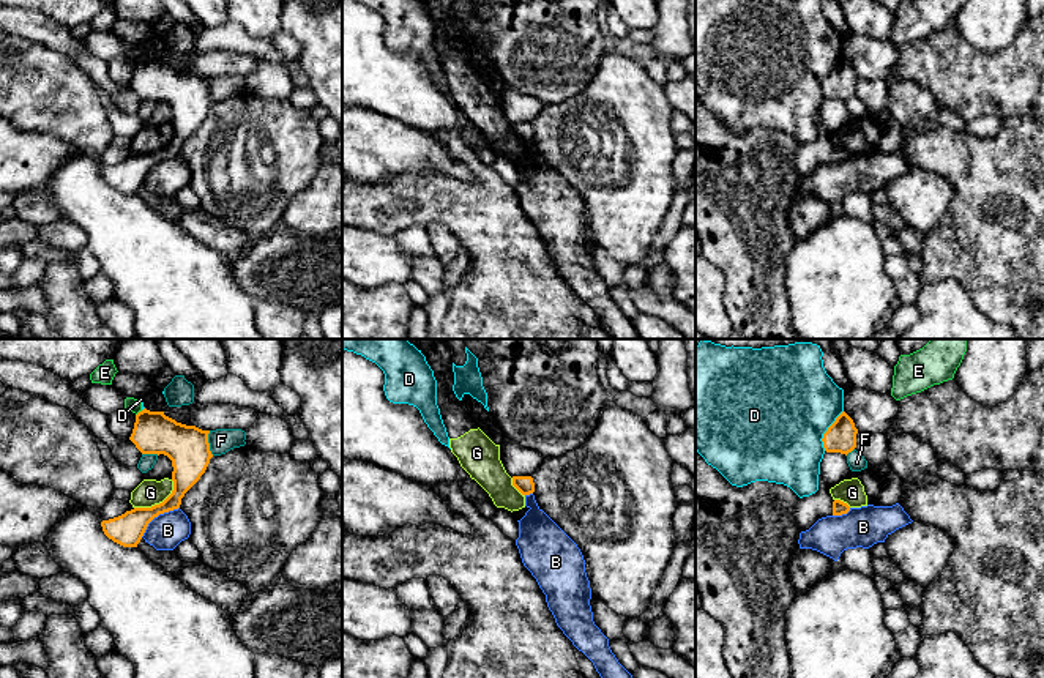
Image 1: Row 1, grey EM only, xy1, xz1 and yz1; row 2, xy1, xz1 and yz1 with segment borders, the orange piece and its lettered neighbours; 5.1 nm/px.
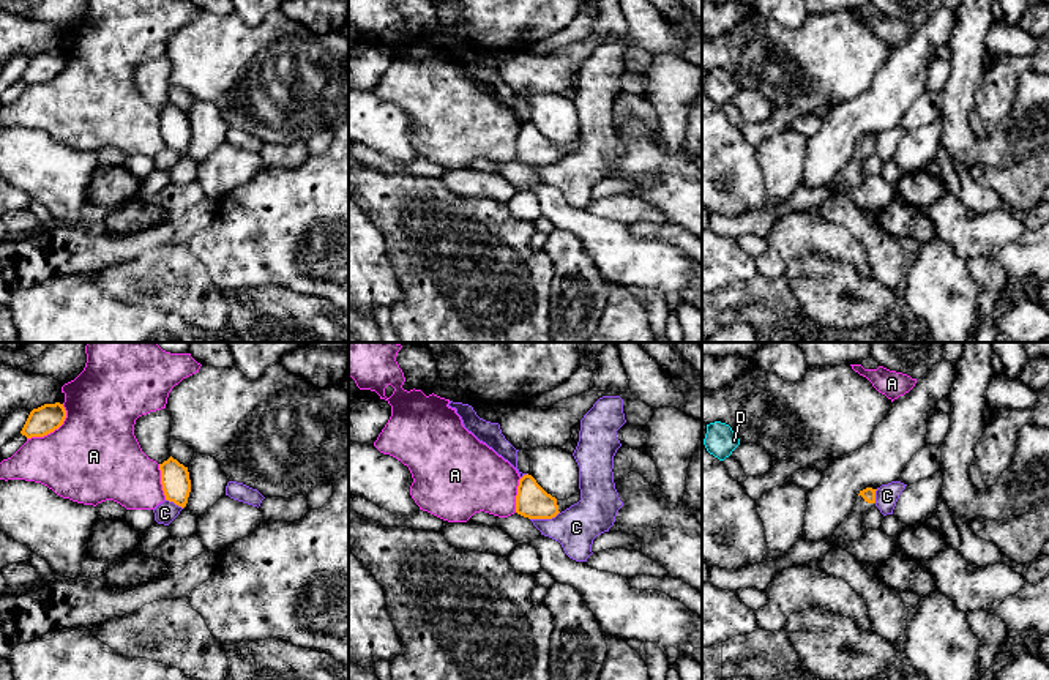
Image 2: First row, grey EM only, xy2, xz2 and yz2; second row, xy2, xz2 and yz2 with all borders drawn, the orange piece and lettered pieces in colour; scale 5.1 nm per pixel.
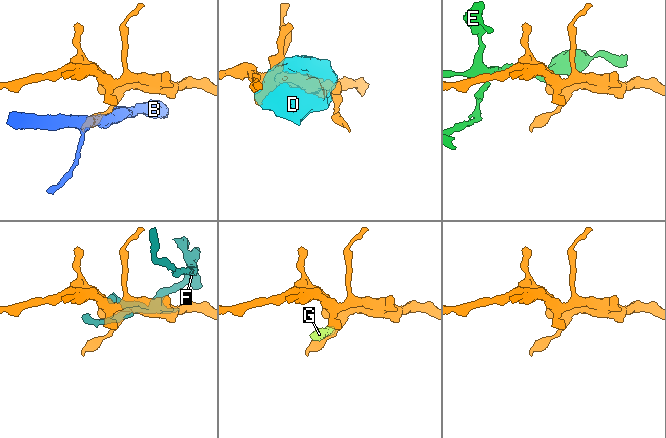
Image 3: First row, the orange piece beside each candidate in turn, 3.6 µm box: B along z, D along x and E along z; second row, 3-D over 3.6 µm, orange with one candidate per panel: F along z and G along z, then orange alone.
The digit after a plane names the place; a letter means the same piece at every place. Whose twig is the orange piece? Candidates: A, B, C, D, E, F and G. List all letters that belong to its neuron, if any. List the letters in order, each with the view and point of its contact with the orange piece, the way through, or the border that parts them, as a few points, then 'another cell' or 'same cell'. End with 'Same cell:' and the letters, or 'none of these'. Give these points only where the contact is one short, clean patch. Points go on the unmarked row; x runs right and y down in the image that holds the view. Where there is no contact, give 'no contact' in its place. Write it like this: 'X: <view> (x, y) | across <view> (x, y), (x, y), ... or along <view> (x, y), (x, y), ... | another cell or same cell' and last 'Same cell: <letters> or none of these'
A: xy2 (54, 76) | another cell
B: xy1 (156, 163) | along xy1 (178, 153), (160, 160), (141, 183) | another cell
C: xz2 (545, 164) | along xz2 (559, 158), (551, 164), (530, 166) | another cell
D: yz1 (827, 78) | another cell
E: xy1 (139, 59) | another cell
F: xy1 (208, 90) | along xy1 (208, 78), (208, 96), (213, 101) | another cell
G: xy1 (160, 150) | along xy1 (174, 128), (174, 136), (161, 149), (134, 155) | another cell
Same cell: none of these

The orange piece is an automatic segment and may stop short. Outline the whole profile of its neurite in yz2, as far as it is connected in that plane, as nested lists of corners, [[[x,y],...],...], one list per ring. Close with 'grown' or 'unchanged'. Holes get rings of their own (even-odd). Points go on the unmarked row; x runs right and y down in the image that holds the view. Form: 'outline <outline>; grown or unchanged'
outline [[[872,134],[860,137],[850,161],[833,178],[831,186],[834,191],[849,191],[861,185],[866,177],[861,166],[868,156],[875,153],[875,137]]]; grown

